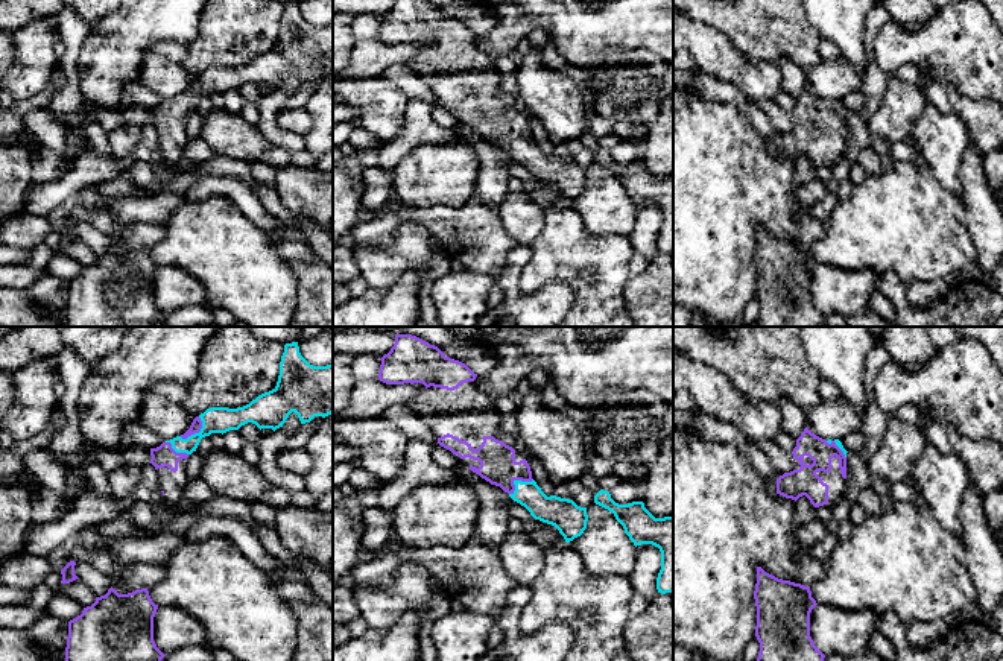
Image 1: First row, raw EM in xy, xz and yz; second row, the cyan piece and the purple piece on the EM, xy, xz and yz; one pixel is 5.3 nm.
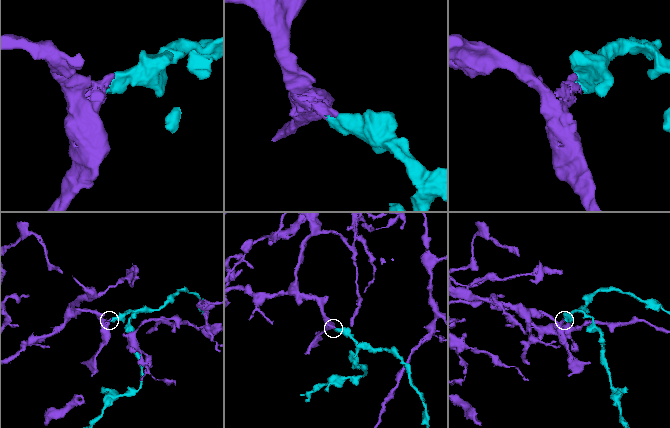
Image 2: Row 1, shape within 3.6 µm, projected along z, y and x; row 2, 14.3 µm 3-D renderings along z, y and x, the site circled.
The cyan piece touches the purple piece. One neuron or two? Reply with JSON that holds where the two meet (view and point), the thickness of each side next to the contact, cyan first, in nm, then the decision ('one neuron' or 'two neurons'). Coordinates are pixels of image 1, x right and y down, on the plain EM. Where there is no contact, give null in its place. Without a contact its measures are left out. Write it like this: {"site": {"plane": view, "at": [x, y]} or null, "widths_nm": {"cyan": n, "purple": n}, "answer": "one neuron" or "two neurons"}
{"site": {"plane": "xz", "at": [517, 140]}, "widths_nm": {"cyan": 150, "purple": 190}, "answer": "one neuron"}

